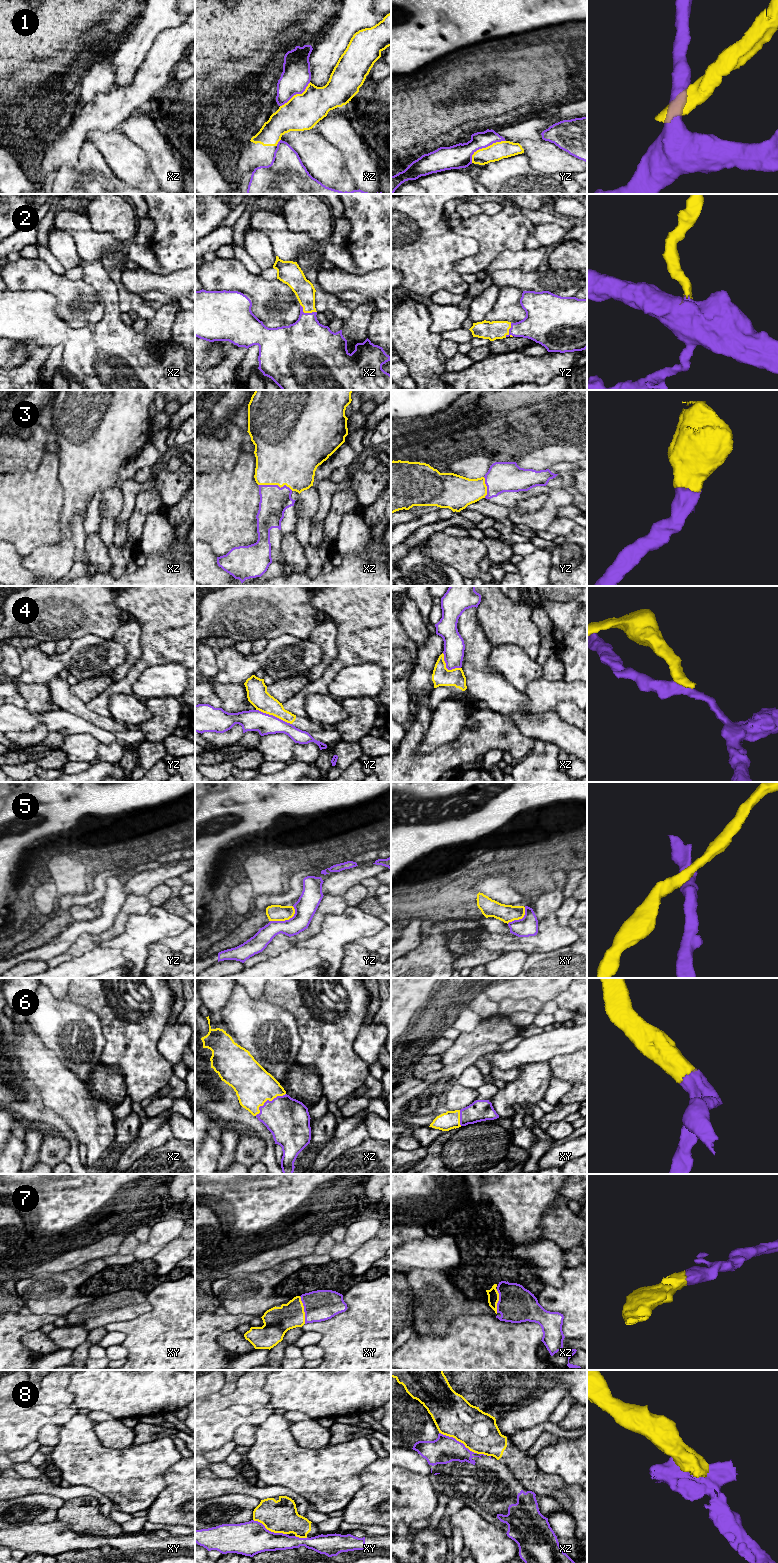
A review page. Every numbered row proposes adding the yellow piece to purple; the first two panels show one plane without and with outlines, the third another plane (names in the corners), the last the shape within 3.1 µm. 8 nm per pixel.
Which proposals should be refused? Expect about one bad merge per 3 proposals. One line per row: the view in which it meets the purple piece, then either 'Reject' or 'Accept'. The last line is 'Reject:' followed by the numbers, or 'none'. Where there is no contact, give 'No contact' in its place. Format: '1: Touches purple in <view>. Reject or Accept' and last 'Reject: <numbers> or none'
1: Touches purple in yz. Reject
2: Touches purple in xz. Accept
3: Touches purple in xz. Accept
4: Touches purple in yz. Reject
5: Touches purple in yz. Reject
6: Touches purple in xz. Accept
7: Touches purple in xy. Accept
8: Touches purple in xz. Reject
Reject: 1, 4, 5, 8

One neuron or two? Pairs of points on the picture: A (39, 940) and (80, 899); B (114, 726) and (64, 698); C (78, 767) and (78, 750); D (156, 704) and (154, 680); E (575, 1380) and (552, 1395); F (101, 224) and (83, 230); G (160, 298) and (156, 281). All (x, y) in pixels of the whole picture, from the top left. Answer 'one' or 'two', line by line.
A: one
B: one
C: two
D: two
E: two
F: two
G: two

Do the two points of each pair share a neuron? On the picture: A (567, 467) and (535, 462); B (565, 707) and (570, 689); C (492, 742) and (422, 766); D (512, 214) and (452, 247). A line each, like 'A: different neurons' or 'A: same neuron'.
A: different neurons
B: different neurons
C: same neuron
D: different neurons

